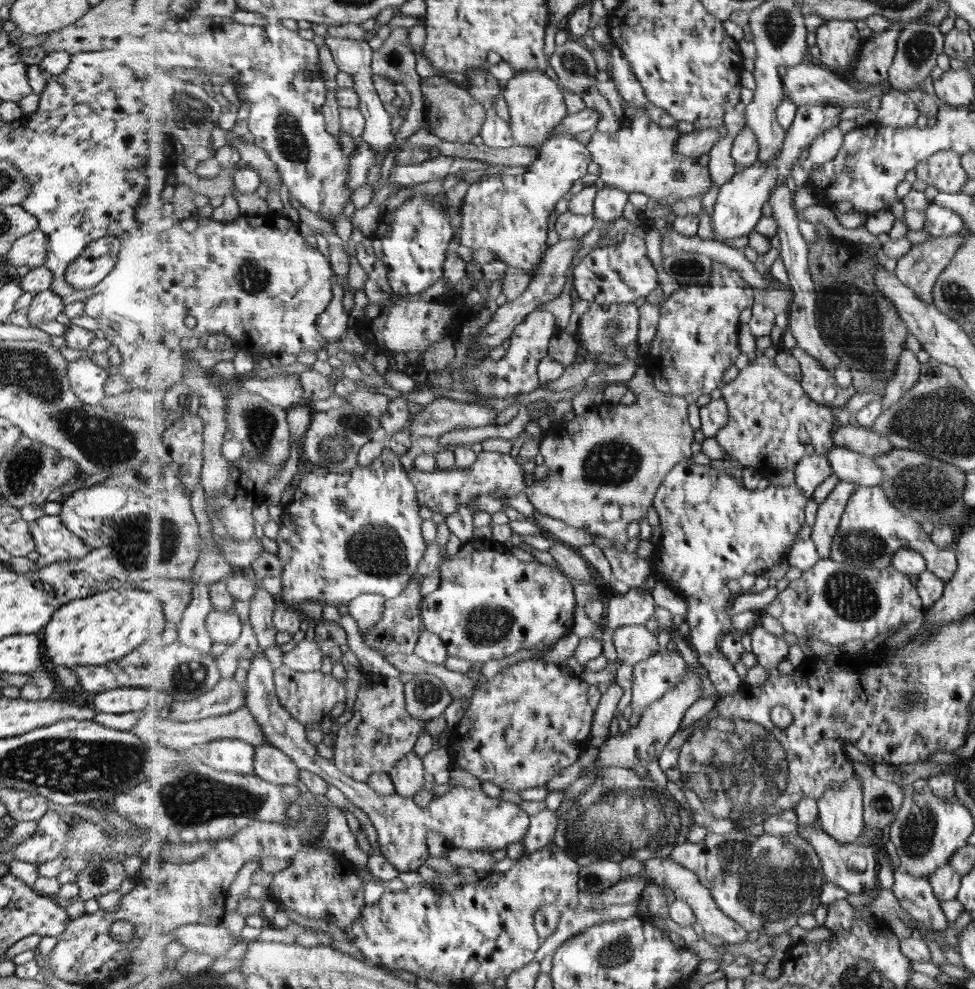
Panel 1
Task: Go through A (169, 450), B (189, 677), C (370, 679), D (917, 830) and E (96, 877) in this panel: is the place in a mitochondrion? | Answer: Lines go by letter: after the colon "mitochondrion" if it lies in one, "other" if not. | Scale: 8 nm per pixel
A: other
B: mitochondrion
C: other
D: mitochondrion
E: mitochondrion

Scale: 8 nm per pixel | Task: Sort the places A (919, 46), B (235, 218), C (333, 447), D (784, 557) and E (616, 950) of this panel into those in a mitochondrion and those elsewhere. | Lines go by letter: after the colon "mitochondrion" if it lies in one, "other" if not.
A: mitochondrion
B: other
C: mitochondrion
D: other
E: mitochondrion

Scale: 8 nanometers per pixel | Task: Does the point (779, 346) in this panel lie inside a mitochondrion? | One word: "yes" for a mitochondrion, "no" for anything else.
no

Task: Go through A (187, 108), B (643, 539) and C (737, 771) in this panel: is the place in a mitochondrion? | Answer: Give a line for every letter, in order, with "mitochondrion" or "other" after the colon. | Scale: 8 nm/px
A: mitochondrion
B: other
C: mitochondrion

